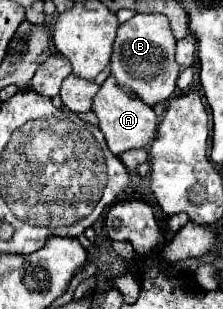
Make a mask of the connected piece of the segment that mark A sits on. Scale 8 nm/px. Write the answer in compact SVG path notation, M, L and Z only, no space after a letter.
M108 76L106 82L96 92L92 102L92 112L98 116L98 128L104 134L106 144L114 156L132 148L148 146L158 128L158 116L154 114L154 110L134 94L128 94L122 86L118 86L114 76Z

